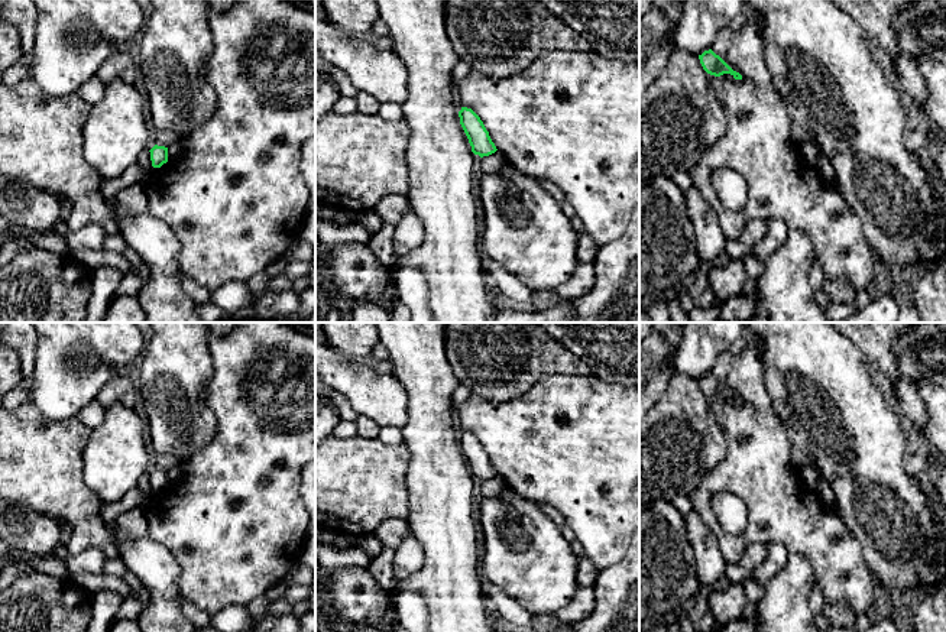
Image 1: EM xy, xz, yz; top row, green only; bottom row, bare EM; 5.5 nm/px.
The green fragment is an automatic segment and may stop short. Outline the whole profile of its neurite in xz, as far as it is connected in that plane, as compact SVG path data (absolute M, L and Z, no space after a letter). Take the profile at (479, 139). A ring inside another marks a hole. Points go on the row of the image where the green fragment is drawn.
M461 107L459 117L474 155L483 158L498 150L483 121L472 108Z

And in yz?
M712 49L704 51L699 55L700 64L703 69L715 77L720 77L723 74L730 74L735 80L742 80L742 75L733 71L719 55L716 55Z

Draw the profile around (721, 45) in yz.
M725 27L716 35L712 43L712 51L720 58L725 56L726 52L729 51L733 33L735 32L730 27Z

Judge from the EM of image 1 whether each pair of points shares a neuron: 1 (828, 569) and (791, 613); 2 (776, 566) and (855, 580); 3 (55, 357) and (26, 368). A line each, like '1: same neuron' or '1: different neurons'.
1: different neurons
2: different neurons
3: different neurons

